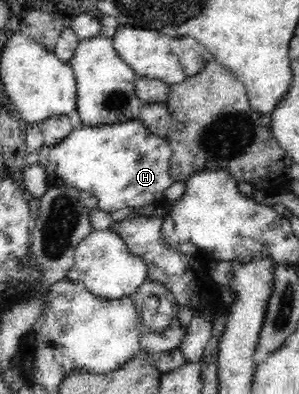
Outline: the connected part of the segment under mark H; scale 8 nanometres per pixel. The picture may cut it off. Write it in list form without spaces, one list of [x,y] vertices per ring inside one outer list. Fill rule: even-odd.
[[[138,118],[127,122],[88,125],[77,123],[55,146],[43,145],[35,158],[45,168],[50,187],[90,191],[106,213],[165,203],[164,192],[173,184],[170,158],[173,149],[166,137],[152,133]]]

